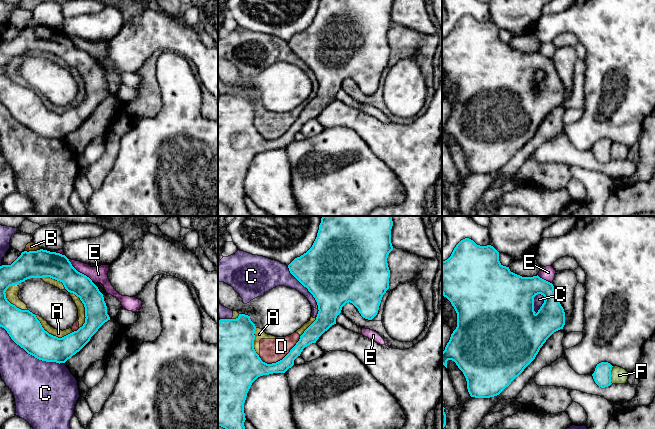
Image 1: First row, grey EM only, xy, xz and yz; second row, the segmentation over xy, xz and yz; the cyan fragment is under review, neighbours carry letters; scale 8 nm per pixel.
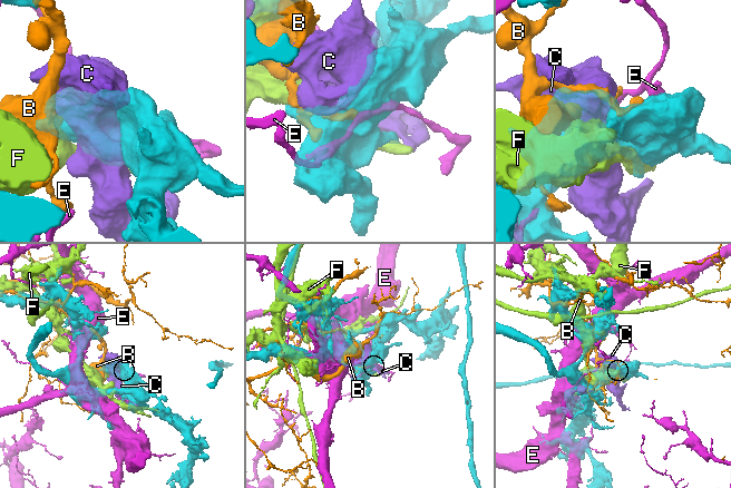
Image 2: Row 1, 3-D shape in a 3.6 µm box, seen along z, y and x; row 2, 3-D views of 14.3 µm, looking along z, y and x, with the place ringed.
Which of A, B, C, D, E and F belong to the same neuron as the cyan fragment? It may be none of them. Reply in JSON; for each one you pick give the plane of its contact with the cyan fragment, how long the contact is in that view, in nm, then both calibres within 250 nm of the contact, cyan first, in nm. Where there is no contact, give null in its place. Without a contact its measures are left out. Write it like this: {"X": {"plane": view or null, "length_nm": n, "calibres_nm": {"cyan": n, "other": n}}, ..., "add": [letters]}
{"add": []}

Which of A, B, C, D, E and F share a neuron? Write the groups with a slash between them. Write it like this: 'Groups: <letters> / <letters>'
Groups: A C D / B / E / F

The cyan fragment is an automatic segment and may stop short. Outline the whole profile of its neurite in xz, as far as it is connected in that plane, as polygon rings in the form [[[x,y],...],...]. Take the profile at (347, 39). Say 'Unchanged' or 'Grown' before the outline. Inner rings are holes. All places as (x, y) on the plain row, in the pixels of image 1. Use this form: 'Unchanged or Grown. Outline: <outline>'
Unchanged. Outline: [[[320,0],[317,13],[312,21],[312,23],[300,33],[295,34],[289,41],[290,49],[304,62],[315,74],[318,81],[318,90],[316,96],[304,107],[300,112],[299,117],[296,121],[290,126],[290,128],[280,137],[272,140],[267,140],[261,136],[259,131],[254,125],[254,116],[255,116],[255,106],[256,102],[251,97],[250,92],[245,90],[239,90],[236,95],[220,95],[218,97],[218,202],[225,204],[230,210],[230,216],[252,216],[248,211],[244,198],[246,196],[244,189],[244,179],[247,173],[247,169],[252,161],[252,159],[260,152],[269,151],[273,149],[285,149],[289,144],[294,141],[294,136],[300,132],[303,125],[309,122],[312,119],[316,119],[319,113],[327,107],[332,101],[336,100],[336,94],[341,89],[342,83],[346,79],[352,79],[359,87],[361,92],[365,95],[372,96],[378,89],[379,82],[382,76],[383,71],[389,65],[389,54],[390,46],[387,39],[387,34],[389,29],[393,26],[391,19],[391,5],[393,0]]]

